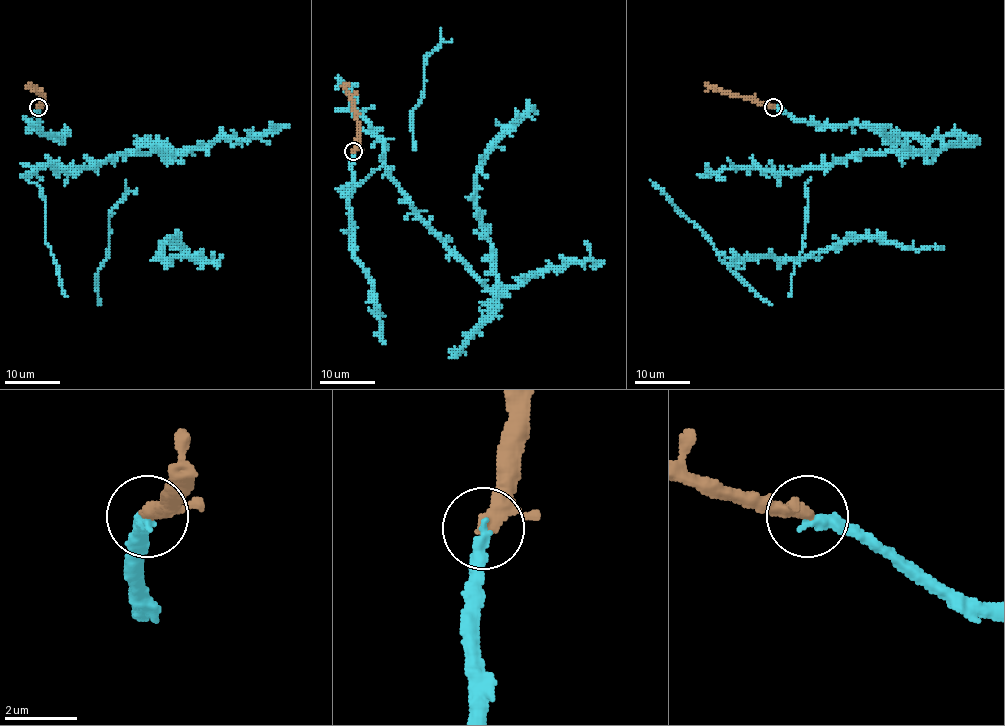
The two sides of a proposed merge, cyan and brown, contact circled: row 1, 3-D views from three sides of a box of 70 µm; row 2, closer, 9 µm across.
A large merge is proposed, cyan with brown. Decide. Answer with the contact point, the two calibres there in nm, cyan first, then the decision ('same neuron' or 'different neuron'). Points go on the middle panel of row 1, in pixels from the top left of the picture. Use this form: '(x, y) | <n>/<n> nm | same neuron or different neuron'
(353, 151) | 360/320 nm | same neuron

